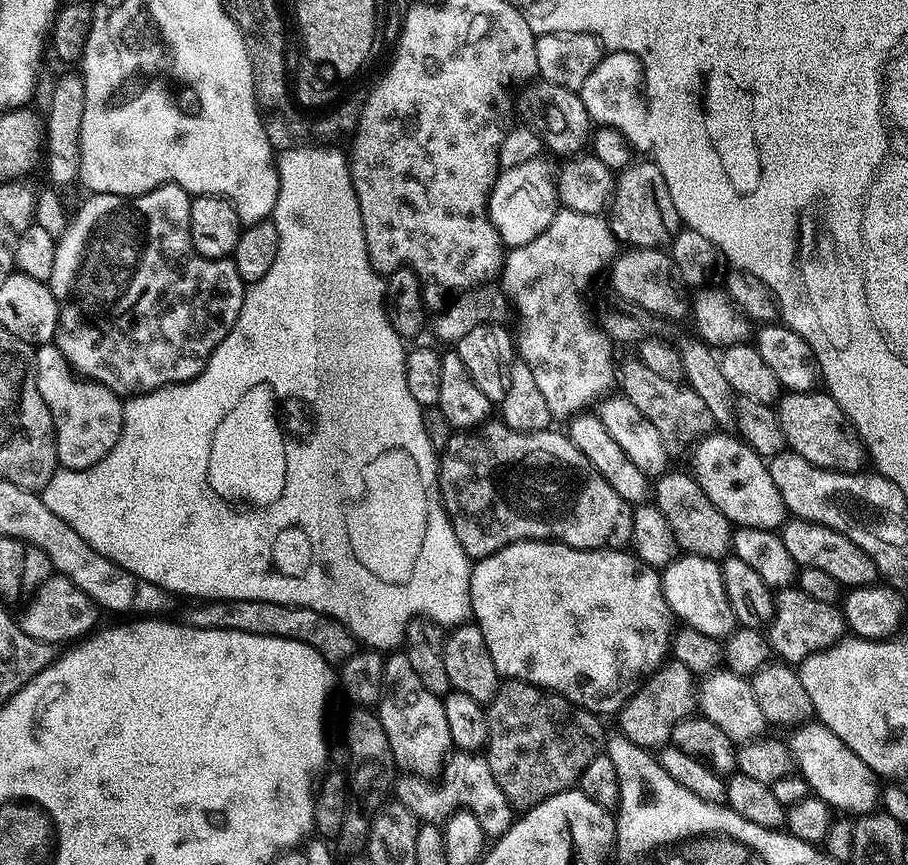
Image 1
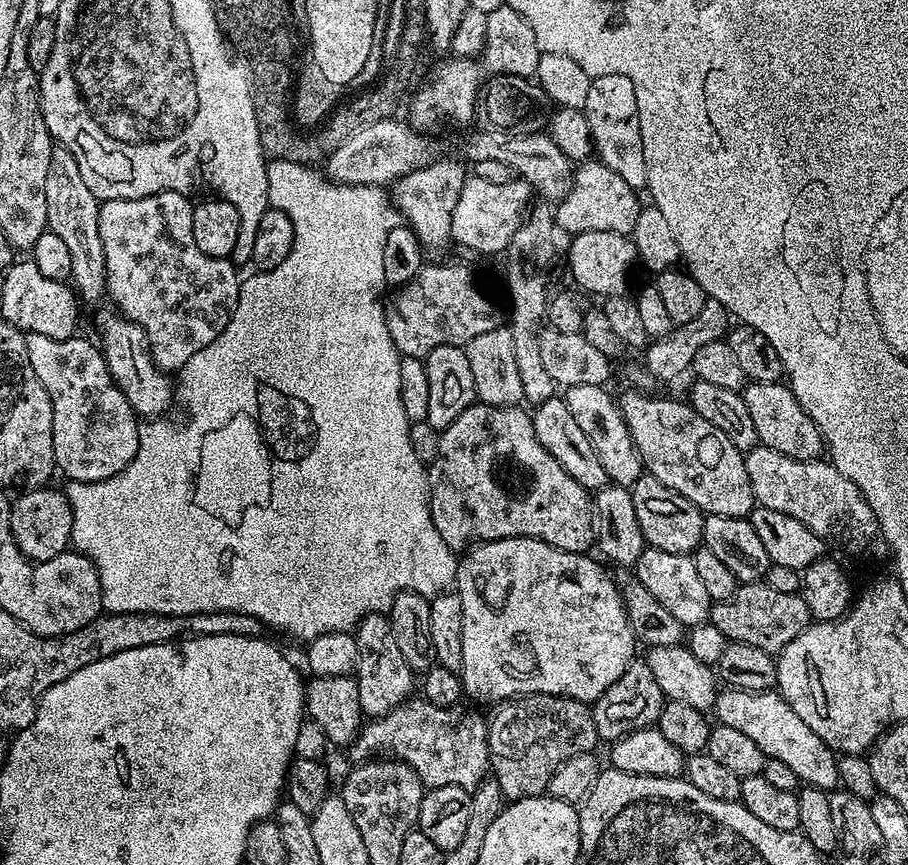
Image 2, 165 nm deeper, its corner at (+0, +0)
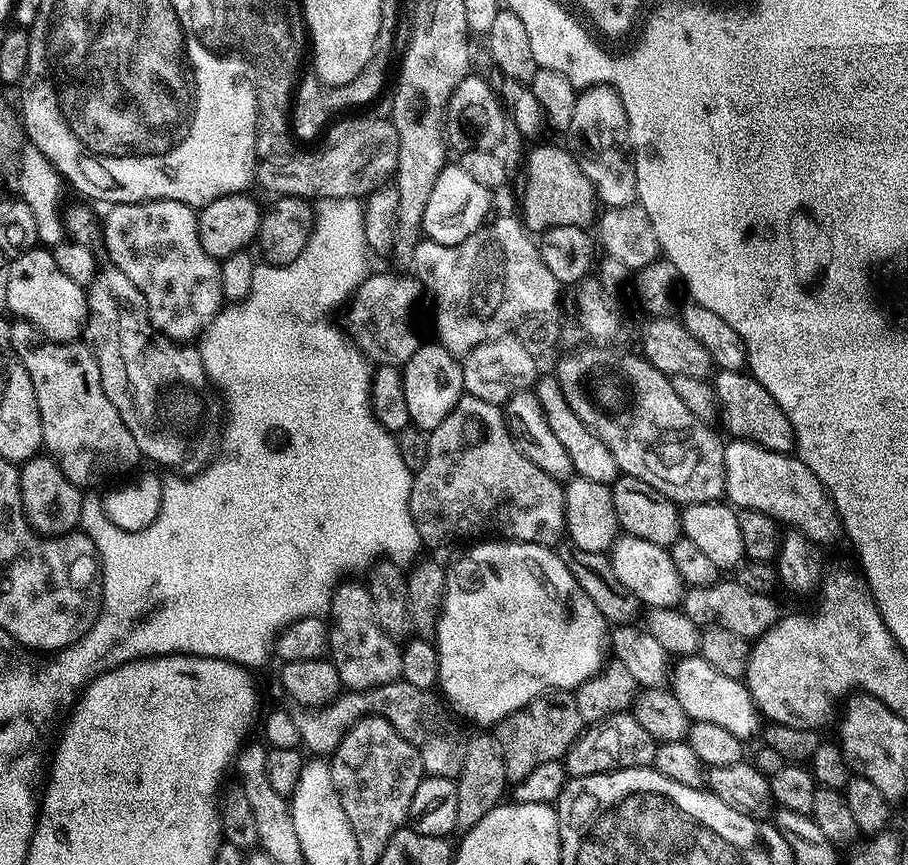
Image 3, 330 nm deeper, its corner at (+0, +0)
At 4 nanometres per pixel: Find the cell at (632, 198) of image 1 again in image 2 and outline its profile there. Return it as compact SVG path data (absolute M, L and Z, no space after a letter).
M589 158L575 169L570 192L555 205L555 227L561 233L563 233L562 231L568 232L567 234L575 234L585 230L610 230L611 232L625 234L631 233L642 207L642 201L636 196L639 196L637 189L632 188L630 182L626 182L619 174L614 174L614 170L610 170L610 166L601 164L599 159Z

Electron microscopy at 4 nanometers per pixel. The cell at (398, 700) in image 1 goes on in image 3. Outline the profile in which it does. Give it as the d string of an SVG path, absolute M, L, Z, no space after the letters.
M367 583L337 584L332 592L332 604L327 610L327 615L332 616L328 630L328 652L345 689L367 690L400 679L401 645L391 640L386 630L382 630L382 626L378 626L374 602L368 593Z

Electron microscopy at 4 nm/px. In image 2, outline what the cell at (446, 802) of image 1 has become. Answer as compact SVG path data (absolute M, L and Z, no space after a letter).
M412 698L390 710L385 716L369 719L361 727L355 740L347 745L346 752L352 762L367 762L373 759L374 754L383 754L388 758L395 758L408 764L418 774L425 789L438 786L462 786L469 790L477 788L489 775L488 762L488 725L485 717L476 712L460 712L459 707L443 708L434 706L423 698Z

